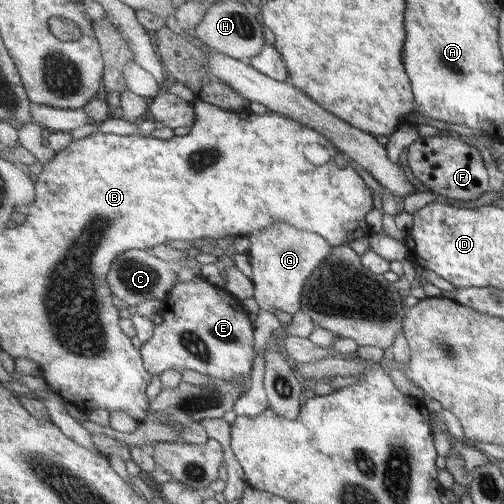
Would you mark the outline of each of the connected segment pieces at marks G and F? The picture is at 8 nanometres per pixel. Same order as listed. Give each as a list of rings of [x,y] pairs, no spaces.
[[[277,221],[261,231],[251,231],[246,237],[251,243],[247,256],[253,266],[252,281],[260,308],[273,314],[277,309],[290,315],[299,312],[307,279],[333,253],[334,247],[323,235],[297,229],[287,221]]]
[[[448,135],[421,137],[408,148],[408,168],[429,192],[457,201],[474,201],[490,190],[489,171],[481,151]]]

